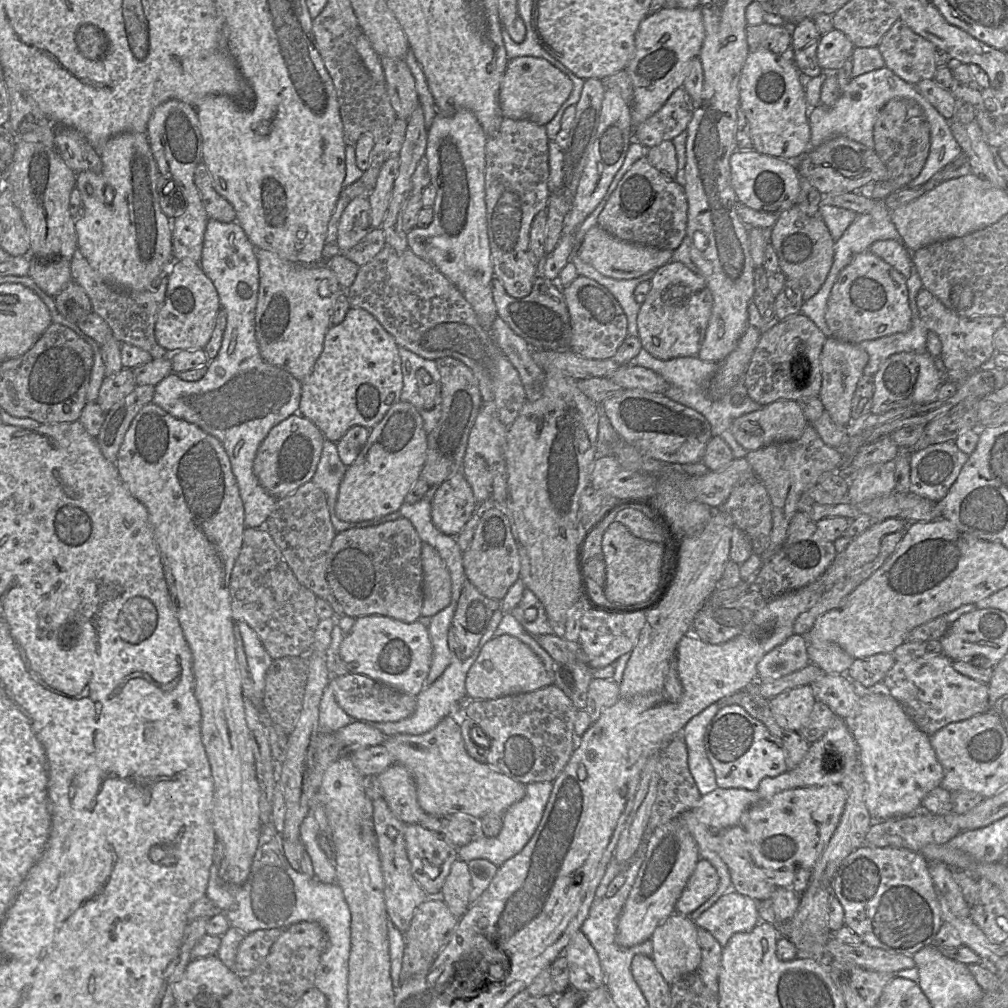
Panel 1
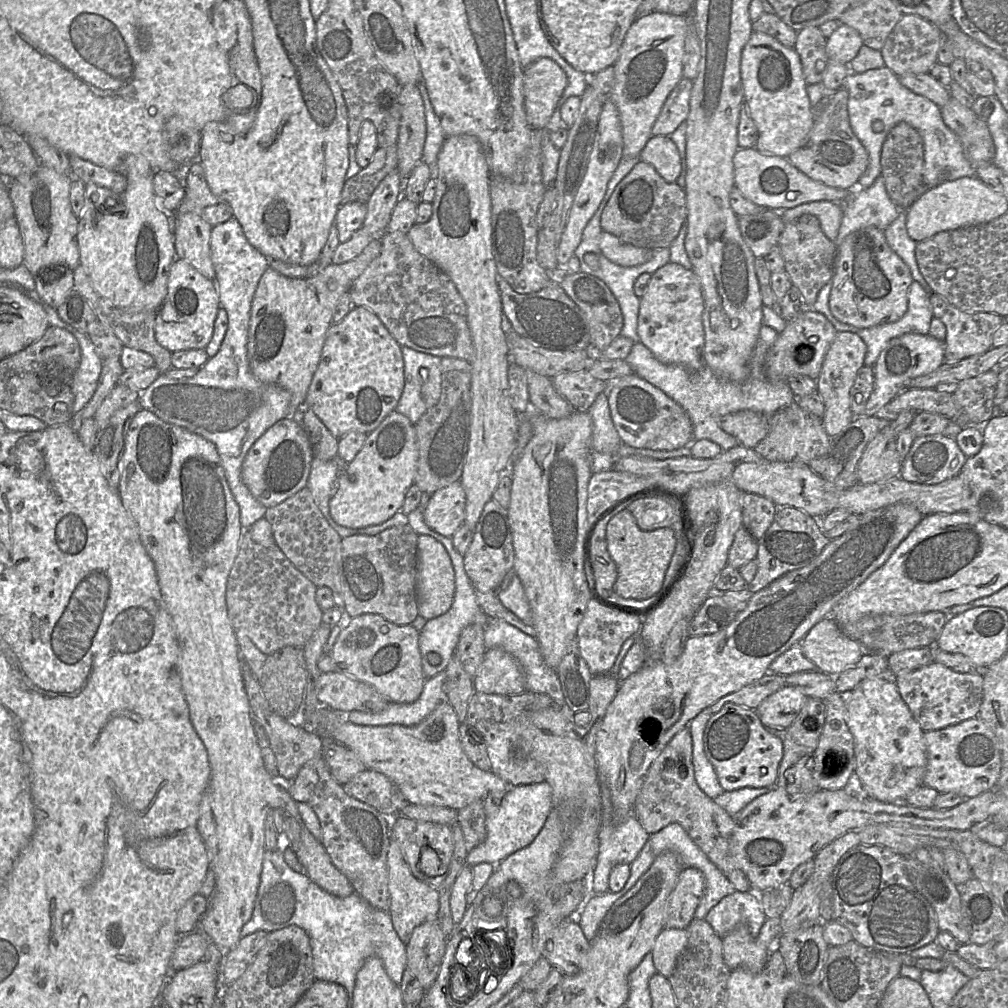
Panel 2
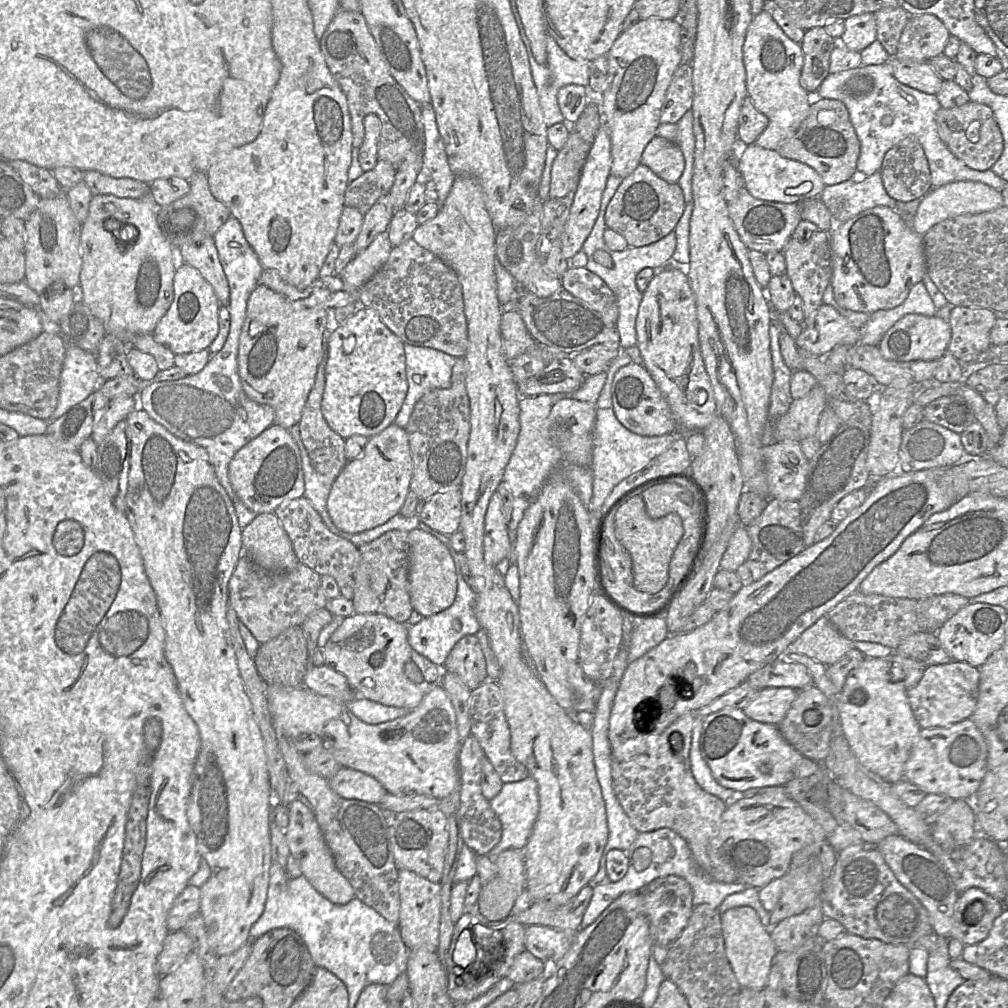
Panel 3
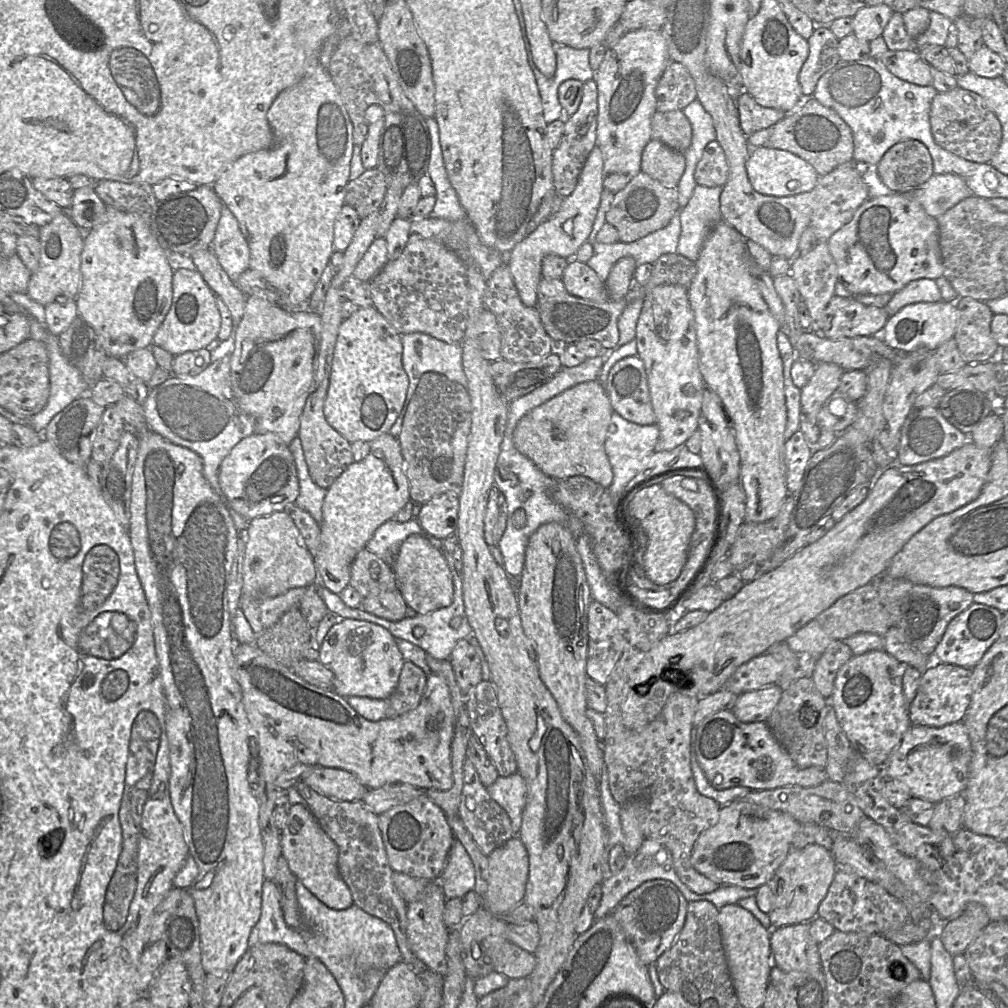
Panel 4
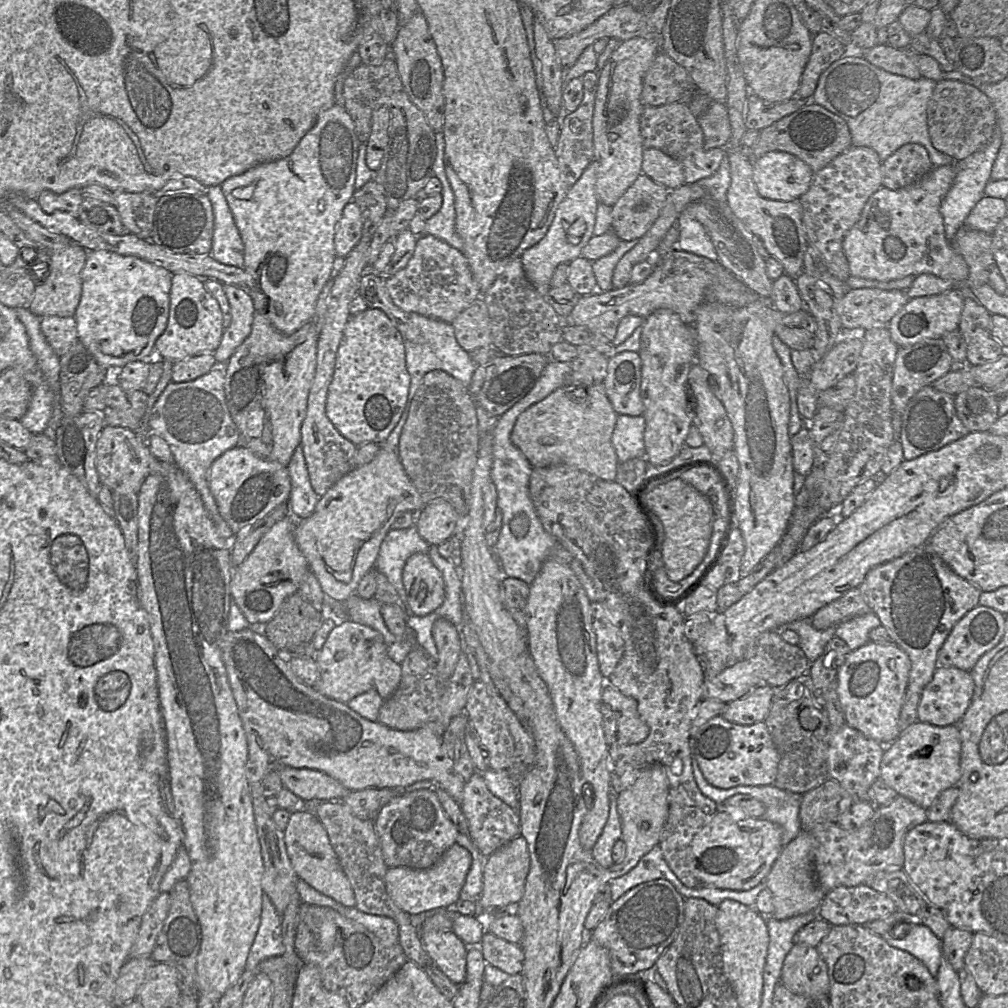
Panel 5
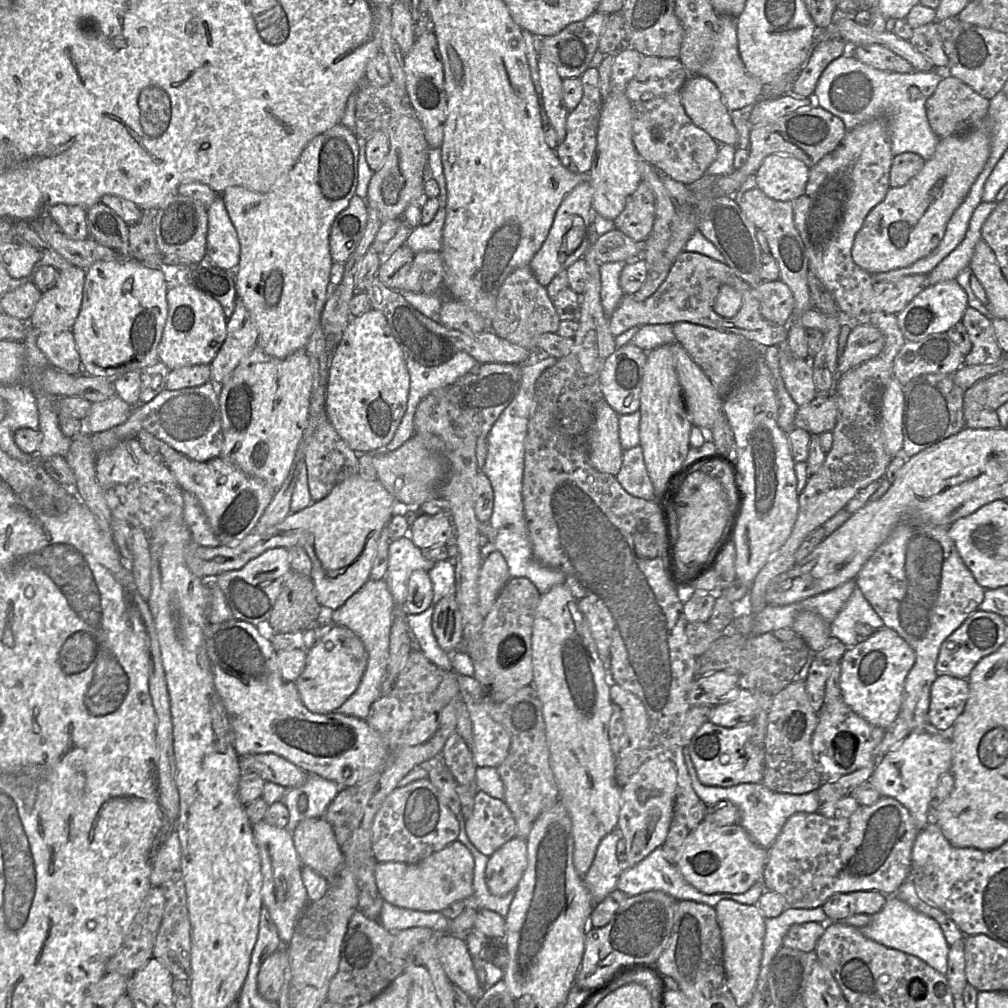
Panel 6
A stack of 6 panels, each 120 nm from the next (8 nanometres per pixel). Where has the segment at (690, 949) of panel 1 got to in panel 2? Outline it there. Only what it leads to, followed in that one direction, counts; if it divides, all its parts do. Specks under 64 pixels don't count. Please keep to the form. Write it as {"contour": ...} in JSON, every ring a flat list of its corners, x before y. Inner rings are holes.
{"contour":[[664,928,657,936,652,949,654,966,658,973,670,977,680,955,687,946,686,929]]}

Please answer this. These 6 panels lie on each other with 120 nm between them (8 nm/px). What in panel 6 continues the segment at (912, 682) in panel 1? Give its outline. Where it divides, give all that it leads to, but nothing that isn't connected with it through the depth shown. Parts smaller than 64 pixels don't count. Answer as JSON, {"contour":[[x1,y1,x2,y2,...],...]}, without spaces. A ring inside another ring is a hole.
{"contour":[[939,675,931,687,929,722,940,731,951,729,969,698,967,679]]}

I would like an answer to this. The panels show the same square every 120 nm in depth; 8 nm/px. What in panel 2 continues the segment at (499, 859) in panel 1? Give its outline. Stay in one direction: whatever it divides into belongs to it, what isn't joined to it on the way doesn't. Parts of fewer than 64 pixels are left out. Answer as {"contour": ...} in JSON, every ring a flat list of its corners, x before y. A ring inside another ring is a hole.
{"contour":[[548,782,511,786,503,796,498,812,494,816,486,817,486,838,478,846,469,849,466,865,497,865,508,856,527,847,541,831,552,809,553,793]]}

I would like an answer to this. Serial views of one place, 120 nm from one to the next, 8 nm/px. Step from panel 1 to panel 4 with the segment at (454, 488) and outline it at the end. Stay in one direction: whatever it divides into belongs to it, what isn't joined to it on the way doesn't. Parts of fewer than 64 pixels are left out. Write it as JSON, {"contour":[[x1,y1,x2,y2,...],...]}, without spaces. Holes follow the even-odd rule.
{"contour":[[442,493,422,505,418,522,426,532,444,540,456,534,458,511,459,496]]}

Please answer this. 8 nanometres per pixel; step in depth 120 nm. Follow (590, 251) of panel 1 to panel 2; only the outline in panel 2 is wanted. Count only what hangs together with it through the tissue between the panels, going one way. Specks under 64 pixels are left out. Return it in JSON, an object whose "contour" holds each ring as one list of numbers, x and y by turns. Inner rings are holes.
{"contour":[[601,231,599,248,609,261,624,267,638,266,648,261,652,250,622,242,615,235]]}

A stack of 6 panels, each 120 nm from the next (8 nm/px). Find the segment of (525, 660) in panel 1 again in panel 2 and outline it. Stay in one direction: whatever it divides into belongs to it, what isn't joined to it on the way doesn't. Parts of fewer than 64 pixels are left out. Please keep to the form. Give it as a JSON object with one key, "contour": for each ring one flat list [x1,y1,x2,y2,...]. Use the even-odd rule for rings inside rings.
{"contour":[[500,648,485,651,473,687,474,691,486,694,519,695,526,691,519,662]]}

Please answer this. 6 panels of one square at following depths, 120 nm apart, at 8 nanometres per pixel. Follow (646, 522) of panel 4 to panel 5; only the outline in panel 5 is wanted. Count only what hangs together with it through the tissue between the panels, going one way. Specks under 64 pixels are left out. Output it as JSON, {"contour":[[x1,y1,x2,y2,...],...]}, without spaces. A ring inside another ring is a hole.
{"contour":[[680,478,658,482,644,495,643,502,653,514,664,570,673,582,688,575,705,559,711,547,712,506,706,496]]}

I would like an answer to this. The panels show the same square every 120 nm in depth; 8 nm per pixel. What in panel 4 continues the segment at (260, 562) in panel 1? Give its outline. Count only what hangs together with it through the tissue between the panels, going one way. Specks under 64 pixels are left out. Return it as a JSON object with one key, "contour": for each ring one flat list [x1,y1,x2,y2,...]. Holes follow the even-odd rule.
{"contour":[[307,587,292,588,275,597,250,597,242,594,239,607,255,635,273,626,280,617,294,607,299,607]]}

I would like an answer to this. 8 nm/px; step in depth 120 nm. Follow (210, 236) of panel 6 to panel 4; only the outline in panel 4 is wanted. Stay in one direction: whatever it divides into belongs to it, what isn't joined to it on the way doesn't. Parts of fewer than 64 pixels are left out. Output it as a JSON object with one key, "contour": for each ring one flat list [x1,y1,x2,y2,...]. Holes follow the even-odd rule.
{"contour":[[226,205,212,242,212,251,232,281,250,266,250,248,239,223]]}

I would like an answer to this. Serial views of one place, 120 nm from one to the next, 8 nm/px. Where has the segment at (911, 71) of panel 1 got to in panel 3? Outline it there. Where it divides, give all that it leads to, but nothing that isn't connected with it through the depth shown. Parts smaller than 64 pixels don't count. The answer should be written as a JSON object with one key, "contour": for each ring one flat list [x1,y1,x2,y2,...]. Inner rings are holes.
{"contour":[[910,16,902,31,897,52,891,58,928,62,943,54,949,36,949,31,936,16]]}

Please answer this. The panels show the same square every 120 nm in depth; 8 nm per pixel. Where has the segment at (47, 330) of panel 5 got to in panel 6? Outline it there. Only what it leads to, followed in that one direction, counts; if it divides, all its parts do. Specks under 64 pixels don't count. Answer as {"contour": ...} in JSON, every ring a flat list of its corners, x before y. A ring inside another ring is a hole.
{"contour":[[72,330,38,332,37,346,50,366,68,374,83,372]]}

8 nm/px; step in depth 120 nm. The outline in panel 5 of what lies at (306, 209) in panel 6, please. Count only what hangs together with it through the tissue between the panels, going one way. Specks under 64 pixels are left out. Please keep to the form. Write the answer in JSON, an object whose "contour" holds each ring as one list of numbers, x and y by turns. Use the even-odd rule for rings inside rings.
{"contour":[[336,102,331,108,319,114,314,126,300,140,289,156,257,165,242,174,227,178,220,185,245,245,244,269,254,279,254,288,248,293,253,299,255,310,256,312,264,314,270,323,283,334,292,334,305,323,311,321,318,295,324,284,331,278,334,259,337,256,334,242,336,228,342,217,344,207,349,201,352,201,353,194,356,190,356,168,360,143,351,115,342,103]]}

